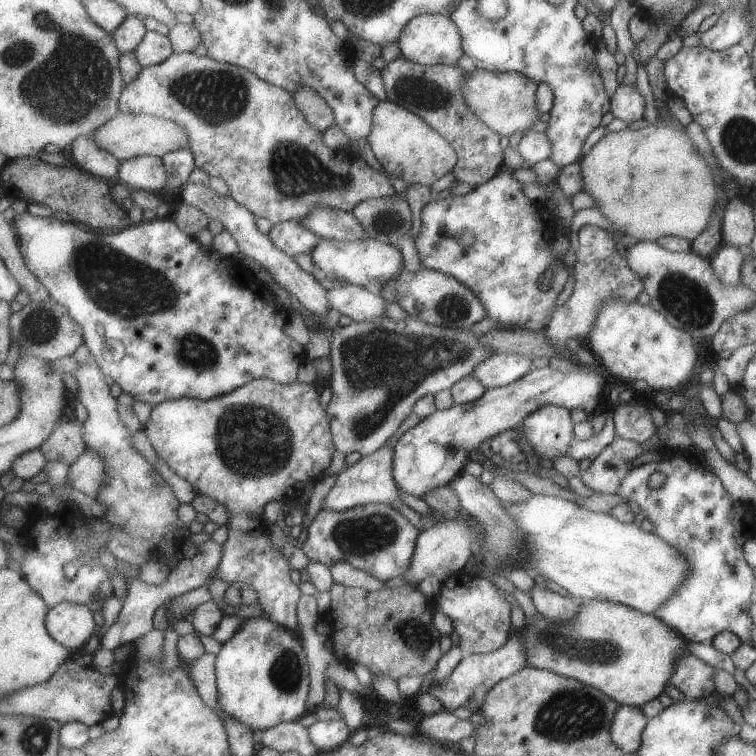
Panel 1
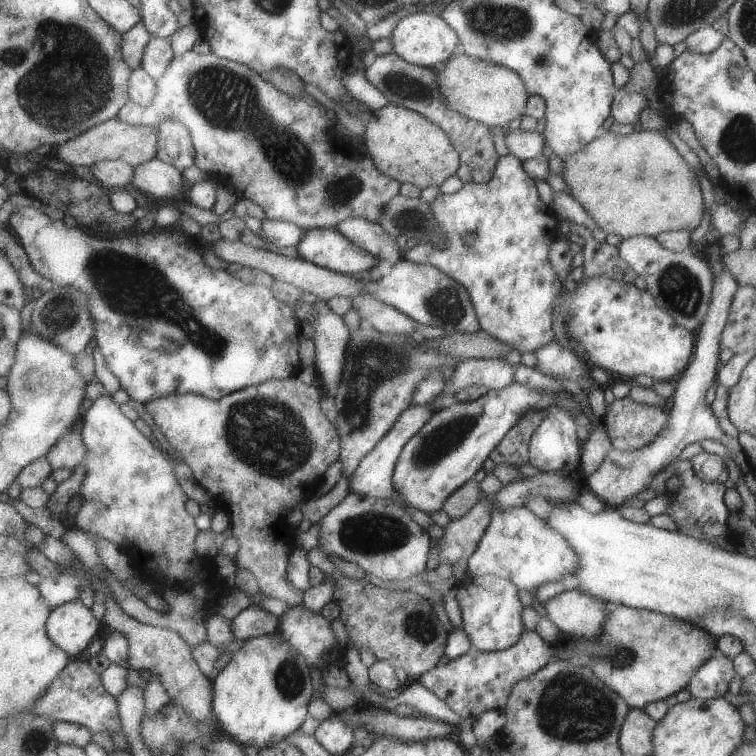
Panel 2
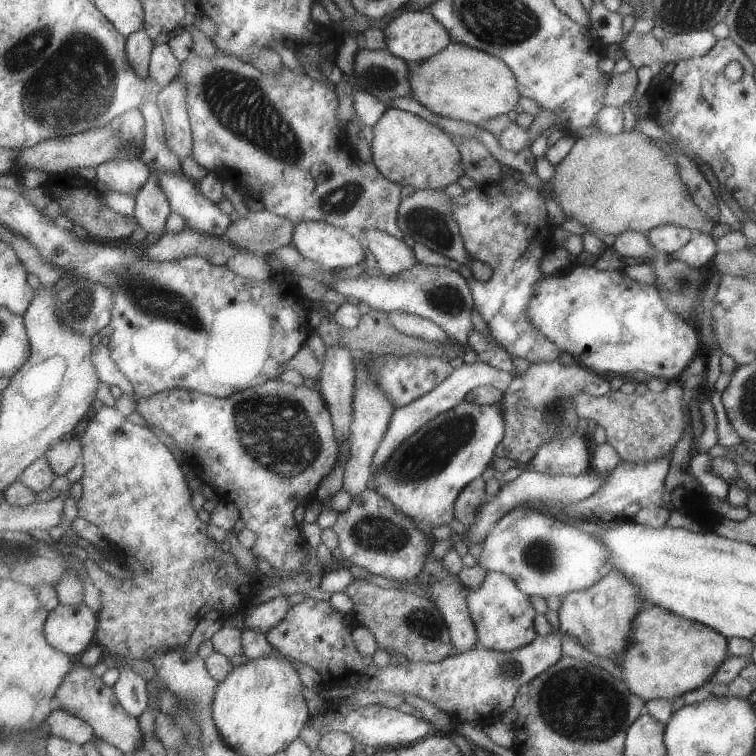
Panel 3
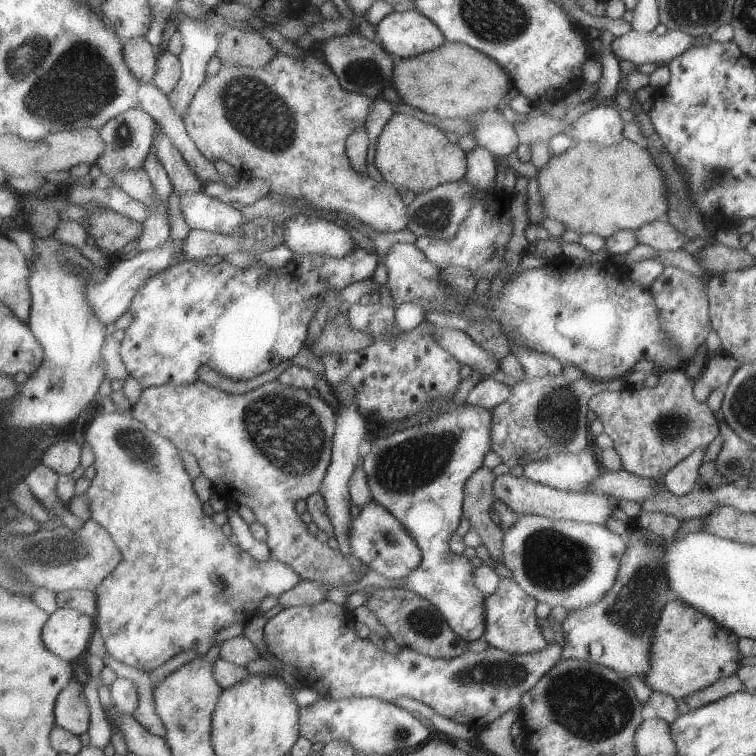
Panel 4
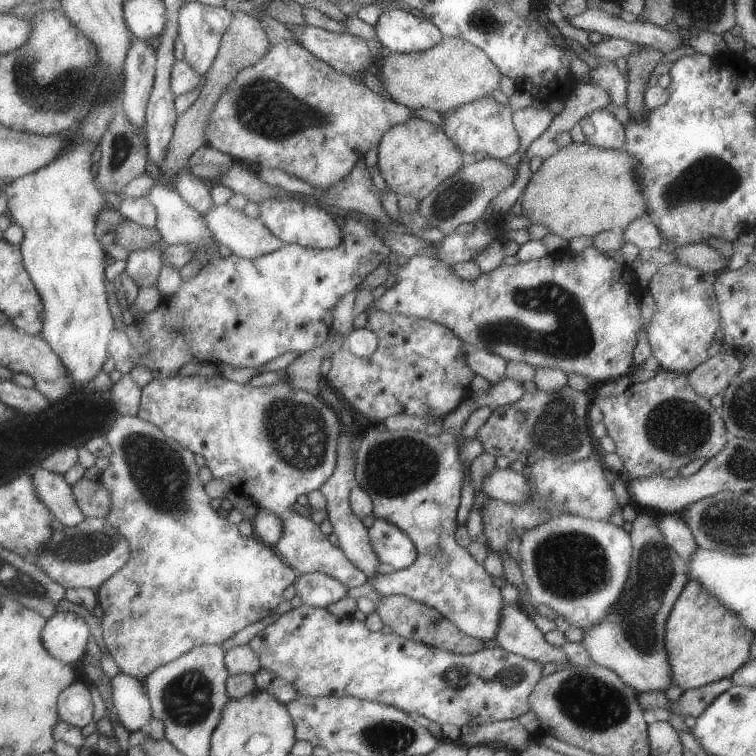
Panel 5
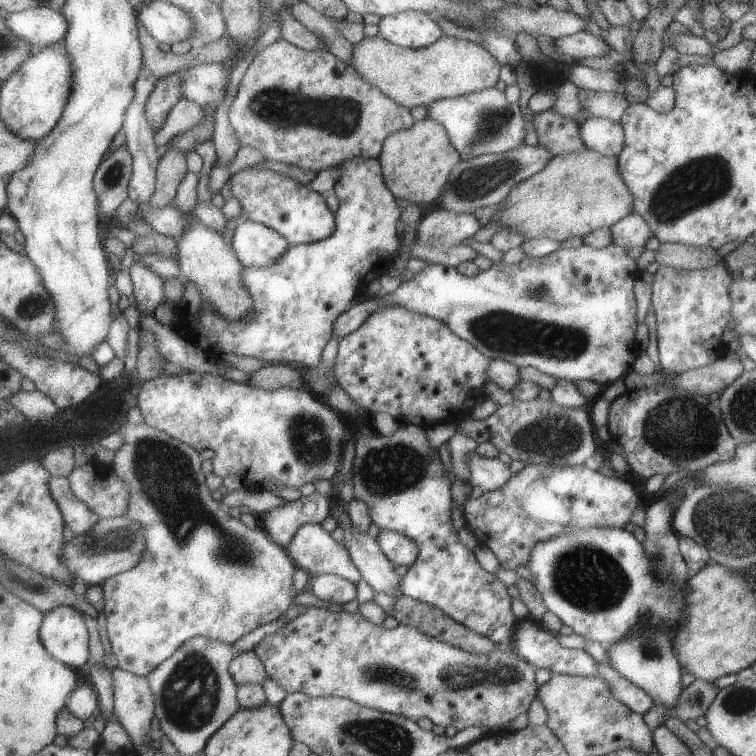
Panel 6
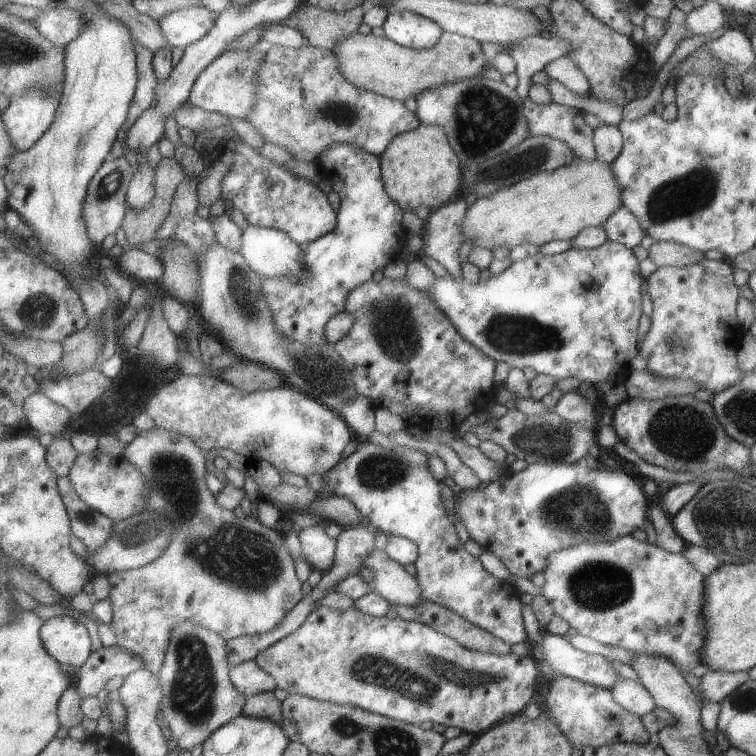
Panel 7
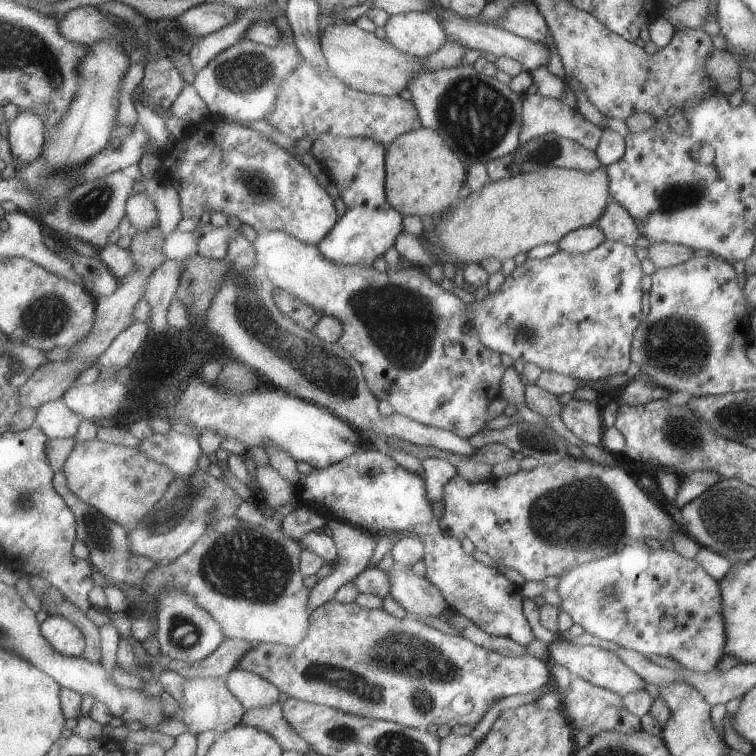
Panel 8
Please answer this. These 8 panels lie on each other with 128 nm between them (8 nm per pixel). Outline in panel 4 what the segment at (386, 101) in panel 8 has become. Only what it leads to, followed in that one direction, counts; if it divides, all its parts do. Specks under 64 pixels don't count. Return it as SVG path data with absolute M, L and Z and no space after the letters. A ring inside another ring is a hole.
M301 49L299 56L276 53L271 62L259 68L224 64L219 72L207 74L188 108L186 121L191 138L211 162L224 160L246 179L267 180L271 194L303 198L327 212L347 212L351 218L382 233L399 232L409 224L409 210L402 193L387 181L377 184L368 174L357 172L347 156L347 138L358 130L367 132L375 101L367 94L347 91L326 61Z

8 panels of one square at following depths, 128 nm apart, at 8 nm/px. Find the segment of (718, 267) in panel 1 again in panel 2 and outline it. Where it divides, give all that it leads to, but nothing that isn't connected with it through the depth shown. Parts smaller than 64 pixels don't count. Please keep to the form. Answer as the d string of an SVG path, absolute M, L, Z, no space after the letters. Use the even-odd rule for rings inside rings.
M721 270L719 276L713 279L710 292L710 300L705 314L705 320L701 322L698 333L695 336L694 351L687 368L676 377L673 382L674 394L673 405L669 412L667 426L661 430L661 434L647 446L631 452L619 452L611 447L611 452L601 463L601 466L586 478L587 486L598 500L601 500L605 507L619 508L629 498L635 498L640 492L647 490L649 480L659 474L665 466L677 459L681 450L692 442L700 440L717 440L729 450L733 462L743 470L748 468L748 460L739 446L736 438L729 438L721 432L717 419L713 416L710 406L705 404L705 392L716 383L716 373L721 366L718 356L720 353L720 338L723 325L729 312L729 302L737 290L738 282L727 272Z

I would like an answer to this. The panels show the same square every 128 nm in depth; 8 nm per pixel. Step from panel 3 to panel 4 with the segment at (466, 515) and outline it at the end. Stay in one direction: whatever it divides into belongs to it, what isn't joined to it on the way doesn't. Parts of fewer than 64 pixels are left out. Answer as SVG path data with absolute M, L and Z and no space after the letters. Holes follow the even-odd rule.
M481 466L466 484L464 517L482 537L483 547L495 562L501 563L503 550L502 533L498 524L489 516L488 509L493 502L493 481L495 476L489 467Z

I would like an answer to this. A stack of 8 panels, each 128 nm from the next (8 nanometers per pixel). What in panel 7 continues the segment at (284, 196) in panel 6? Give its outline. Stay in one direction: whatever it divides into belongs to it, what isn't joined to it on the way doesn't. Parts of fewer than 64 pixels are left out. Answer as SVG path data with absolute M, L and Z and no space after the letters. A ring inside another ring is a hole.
M244 141L239 144L236 149L235 163L223 180L221 199L231 200L232 208L242 212L249 224L287 232L299 245L307 246L309 243L334 232L338 228L338 212L331 206L327 194L313 182L295 176L285 166L263 158L258 149L251 148Z

